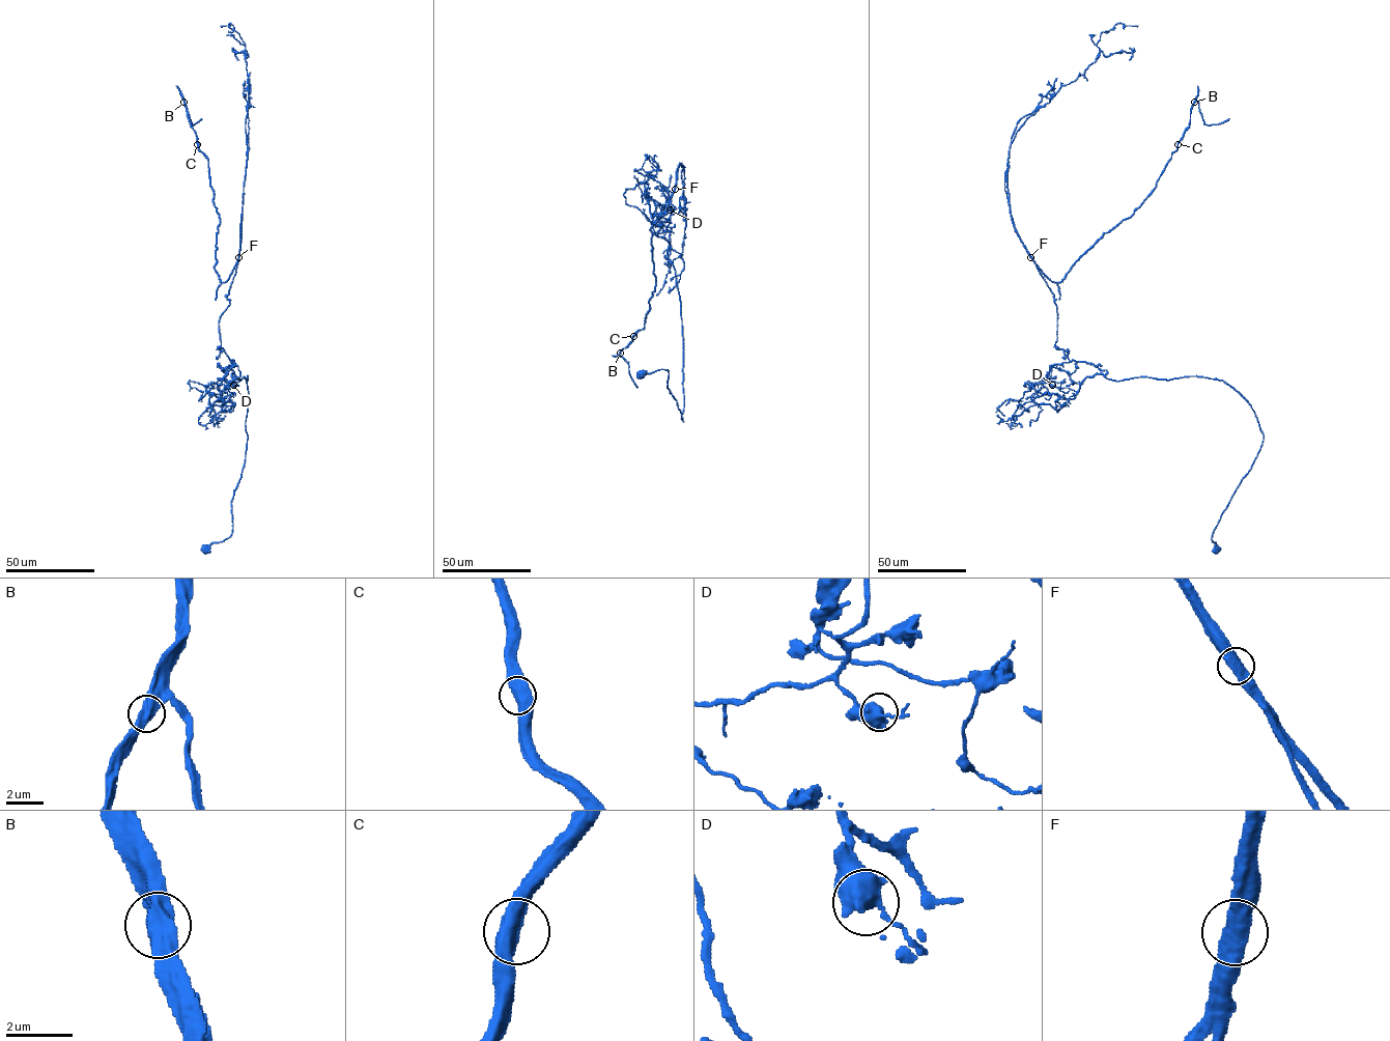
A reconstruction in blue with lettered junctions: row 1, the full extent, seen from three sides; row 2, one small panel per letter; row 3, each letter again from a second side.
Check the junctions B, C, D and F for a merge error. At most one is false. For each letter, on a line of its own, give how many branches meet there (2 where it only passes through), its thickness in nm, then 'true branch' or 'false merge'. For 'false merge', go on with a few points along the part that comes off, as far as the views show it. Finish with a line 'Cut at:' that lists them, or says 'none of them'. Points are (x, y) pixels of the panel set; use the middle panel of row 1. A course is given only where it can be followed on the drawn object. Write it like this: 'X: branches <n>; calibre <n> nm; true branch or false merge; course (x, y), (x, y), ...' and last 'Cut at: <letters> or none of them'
B: branches 2; calibre 550 nm; true branch
C: branches 2; calibre 550 nm; true branch
D: branches 2; calibre 550 nm; true branch
F: branches 2; calibre 550 nm; false merge; course (675, 189), (651, 228), (655, 289), (649, 300), (645, 327), (620, 354), (628, 363), (629, 375), (637, 387)
Cut at: F

